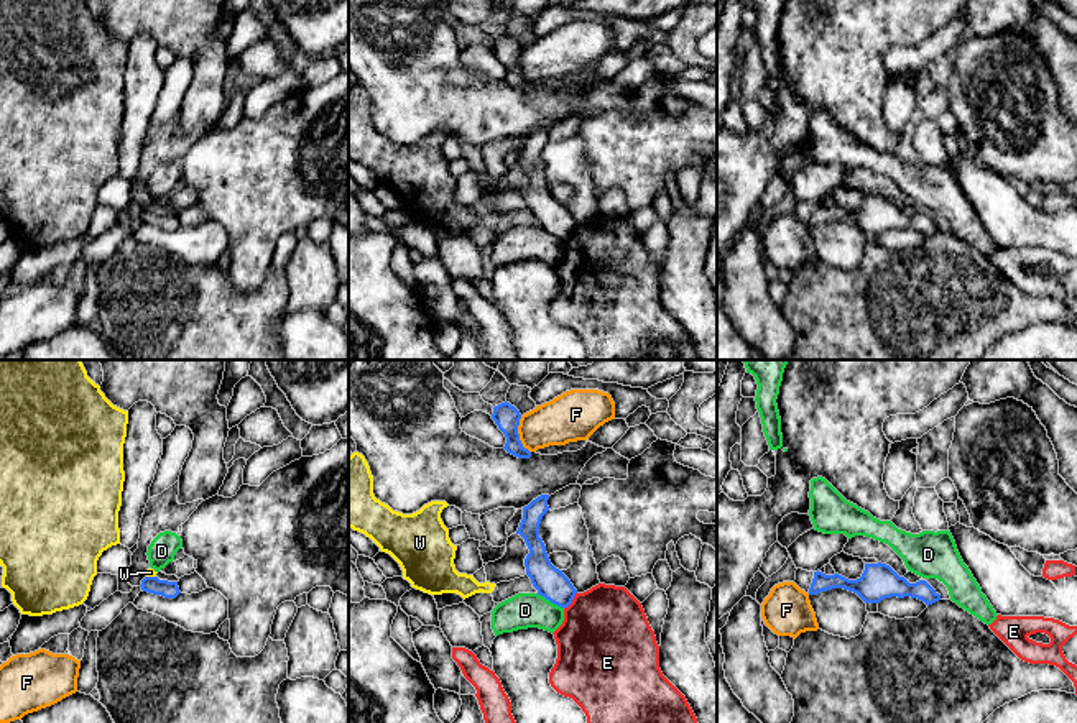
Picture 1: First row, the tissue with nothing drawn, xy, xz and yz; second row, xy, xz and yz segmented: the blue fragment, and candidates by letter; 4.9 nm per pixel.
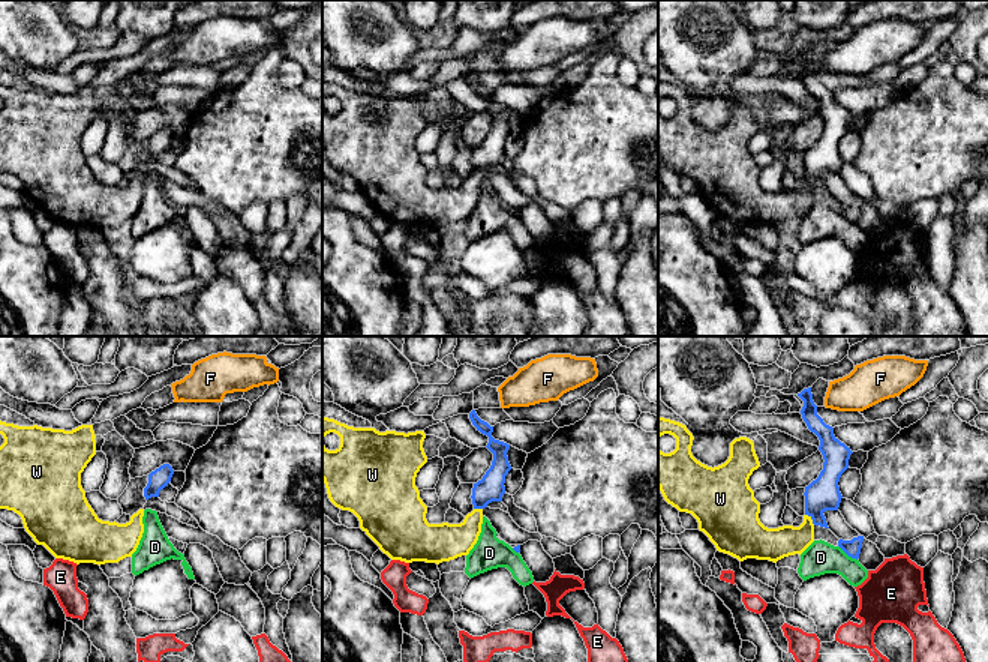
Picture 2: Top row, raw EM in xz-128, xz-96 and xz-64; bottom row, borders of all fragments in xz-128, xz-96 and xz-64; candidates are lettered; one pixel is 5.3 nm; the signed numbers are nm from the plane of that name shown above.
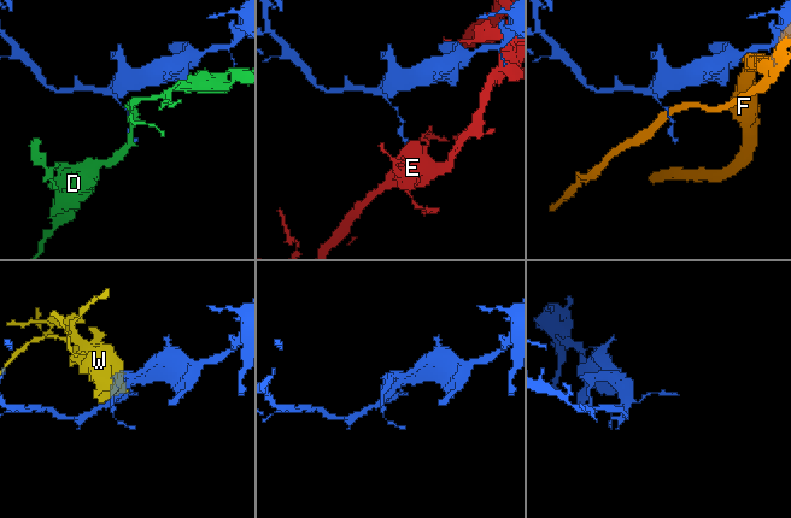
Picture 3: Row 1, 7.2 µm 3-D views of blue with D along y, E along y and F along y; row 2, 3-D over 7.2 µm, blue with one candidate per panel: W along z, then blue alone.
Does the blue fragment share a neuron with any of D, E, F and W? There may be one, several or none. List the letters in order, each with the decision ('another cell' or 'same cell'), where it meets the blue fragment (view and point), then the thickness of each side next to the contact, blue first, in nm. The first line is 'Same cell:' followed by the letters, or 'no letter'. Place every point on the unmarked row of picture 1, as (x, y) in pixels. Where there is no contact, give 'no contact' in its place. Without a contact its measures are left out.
Same cell: no letter
D: another cell; meets blue in xz at (550, 232); 150 nm thick on the blue side, 180 nm on the other
E: another cell; meets blue in xz at (573, 230); 150 nm thick on the blue side, 440 nm on the other
F: another cell; meets blue in xz at (518, 66); 120 nm thick on the blue side, 220 nm on the other
W: another cell; meets blue in xy at (152, 209); 80 nm thick on the blue side, 50 nm on the other

